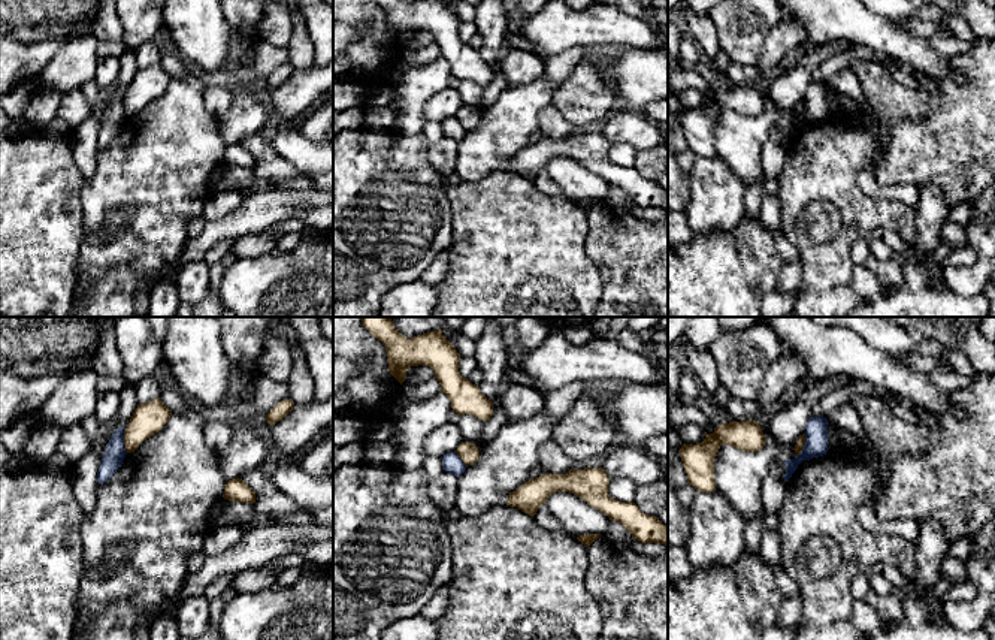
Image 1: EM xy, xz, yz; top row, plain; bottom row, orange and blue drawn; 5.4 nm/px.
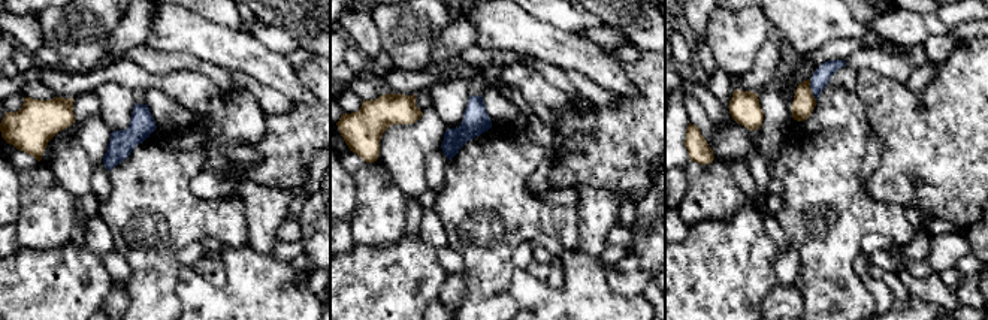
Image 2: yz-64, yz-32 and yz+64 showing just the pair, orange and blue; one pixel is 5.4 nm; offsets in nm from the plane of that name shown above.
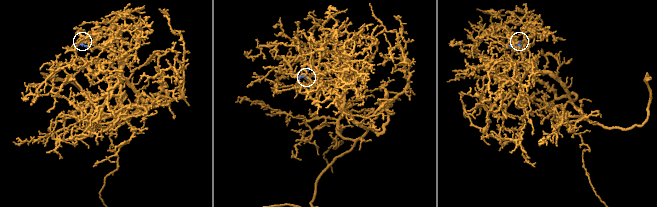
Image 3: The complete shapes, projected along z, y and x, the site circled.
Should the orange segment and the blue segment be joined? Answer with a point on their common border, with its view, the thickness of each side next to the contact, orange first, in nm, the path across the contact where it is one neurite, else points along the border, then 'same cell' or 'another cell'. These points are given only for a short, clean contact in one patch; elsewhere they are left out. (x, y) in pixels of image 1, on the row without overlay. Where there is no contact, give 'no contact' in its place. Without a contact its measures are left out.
meets orange in xy at (124, 105); 170 nm thick on the orange side, 120 nm on the other; border along xy (124, 93), (124, 114), (127, 117); another cell

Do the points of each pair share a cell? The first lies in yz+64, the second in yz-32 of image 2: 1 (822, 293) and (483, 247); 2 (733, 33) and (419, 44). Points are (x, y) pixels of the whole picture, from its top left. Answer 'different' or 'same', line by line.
1: same
2: same

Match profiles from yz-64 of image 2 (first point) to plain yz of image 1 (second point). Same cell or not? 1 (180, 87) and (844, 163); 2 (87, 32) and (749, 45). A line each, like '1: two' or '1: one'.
1: two
2: one

